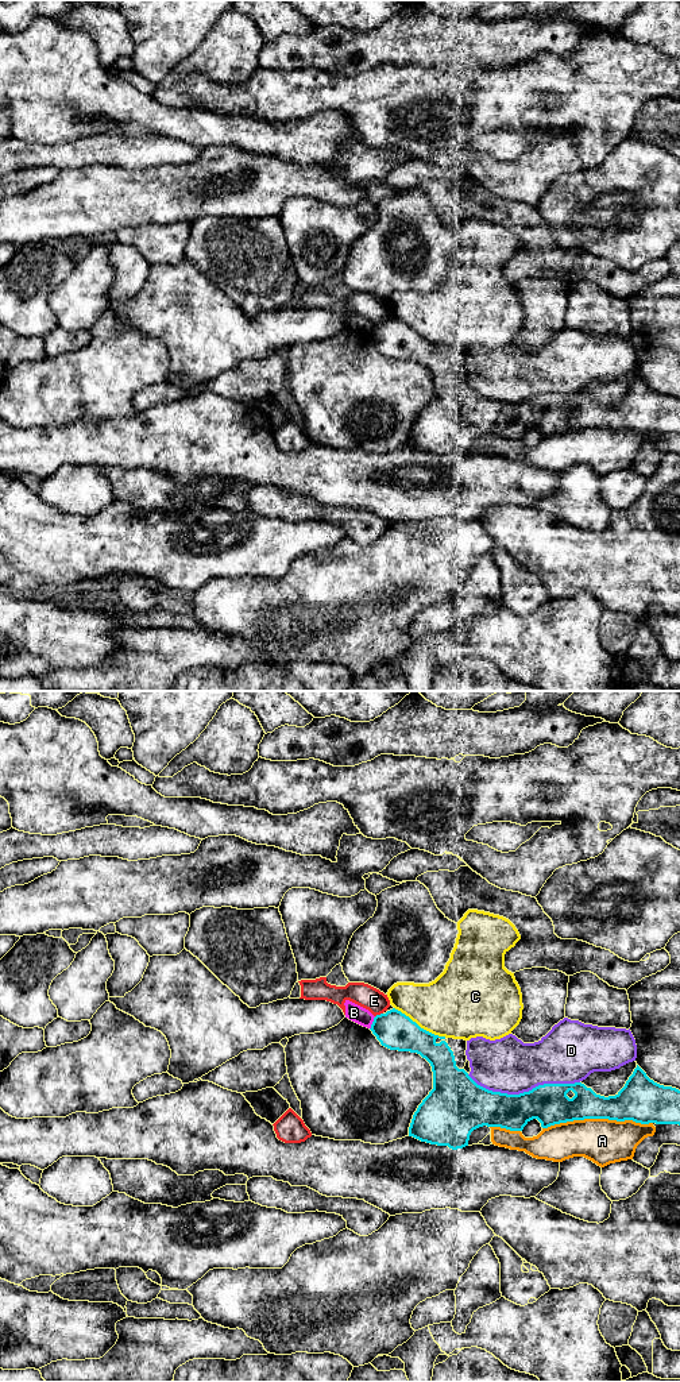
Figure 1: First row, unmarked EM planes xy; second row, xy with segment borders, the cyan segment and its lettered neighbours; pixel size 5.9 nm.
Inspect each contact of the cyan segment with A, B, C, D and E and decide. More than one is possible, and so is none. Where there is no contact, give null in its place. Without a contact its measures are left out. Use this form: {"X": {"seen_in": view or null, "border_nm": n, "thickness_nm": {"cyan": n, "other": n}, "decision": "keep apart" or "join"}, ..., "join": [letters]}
{"A": {"seen_in": "xy", "border_nm": 650, "thickness_nm": {"cyan": 220, "other": 260}, "decision": "keep apart"}, "B": {"seen_in": "xy", "border_nm": 90, "thickness_nm": {"cyan": 220, "other": 100}, "decision": "keep apart"}, "C": {"seen_in": "xy", "border_nm": 360, "thickness_nm": {"cyan": 220, "other": 380}, "decision": "keep apart"}, "D": {"seen_in": "xy", "border_nm": 650, "thickness_nm": {"cyan": 240, "other": 340}, "decision": "keep apart"}, "E": {"seen_in": "xy", "border_nm": 50, "thickness_nm": {"cyan": 220, "other": 140}, "decision": "keep apart"}, "join": []}

